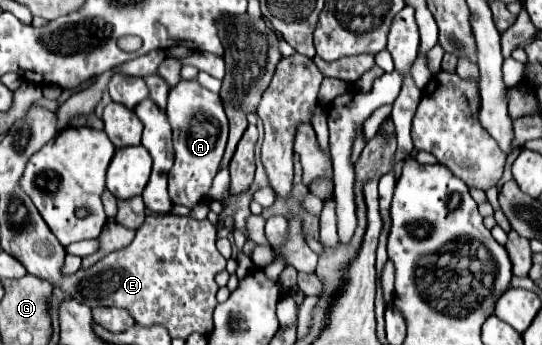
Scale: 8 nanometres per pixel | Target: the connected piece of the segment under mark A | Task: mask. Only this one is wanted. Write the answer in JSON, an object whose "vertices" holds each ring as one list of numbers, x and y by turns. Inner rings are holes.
{"vertices":[[181,79,175,87,171,87,165,113,173,127,173,147,175,147,175,165,169,173,169,197,171,203,185,205,191,209,197,203,205,201,211,181,219,171,219,163,225,151,227,131,229,131,227,115,223,111,221,97,201,87,197,79,191,81],[195,119,199,119,199,123]]}

